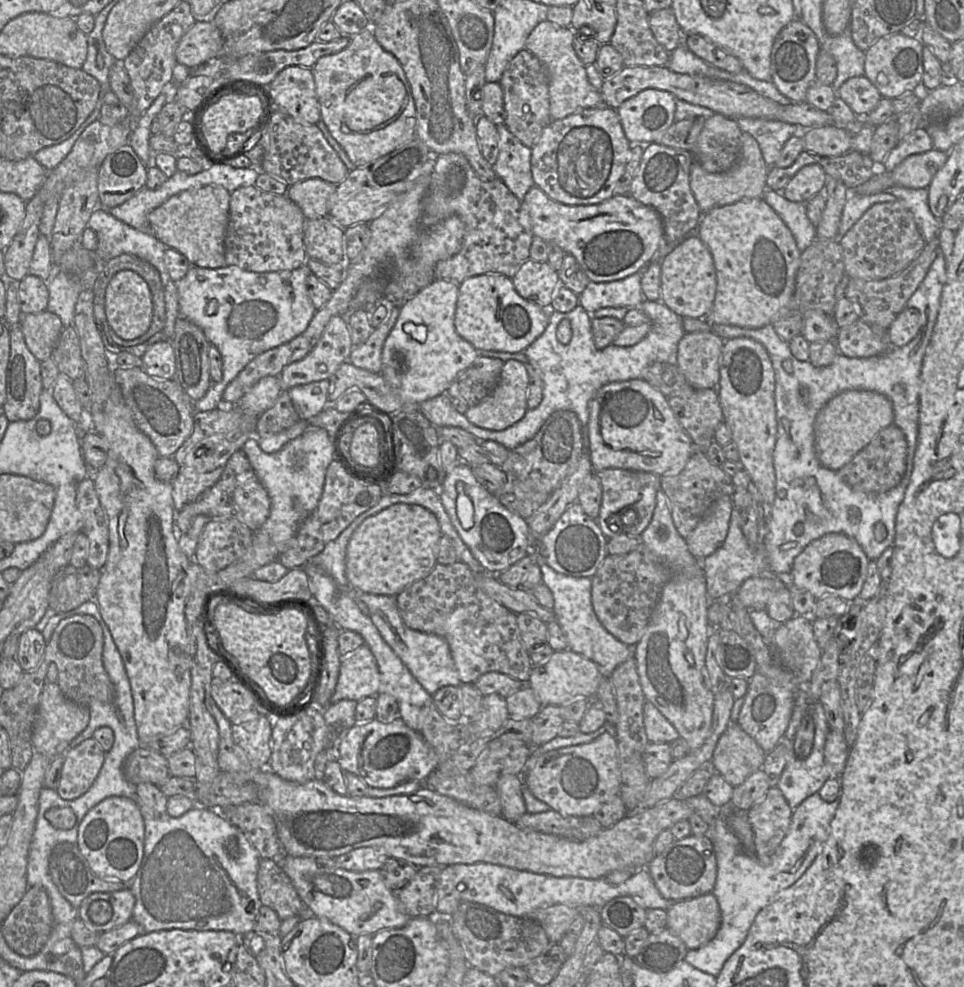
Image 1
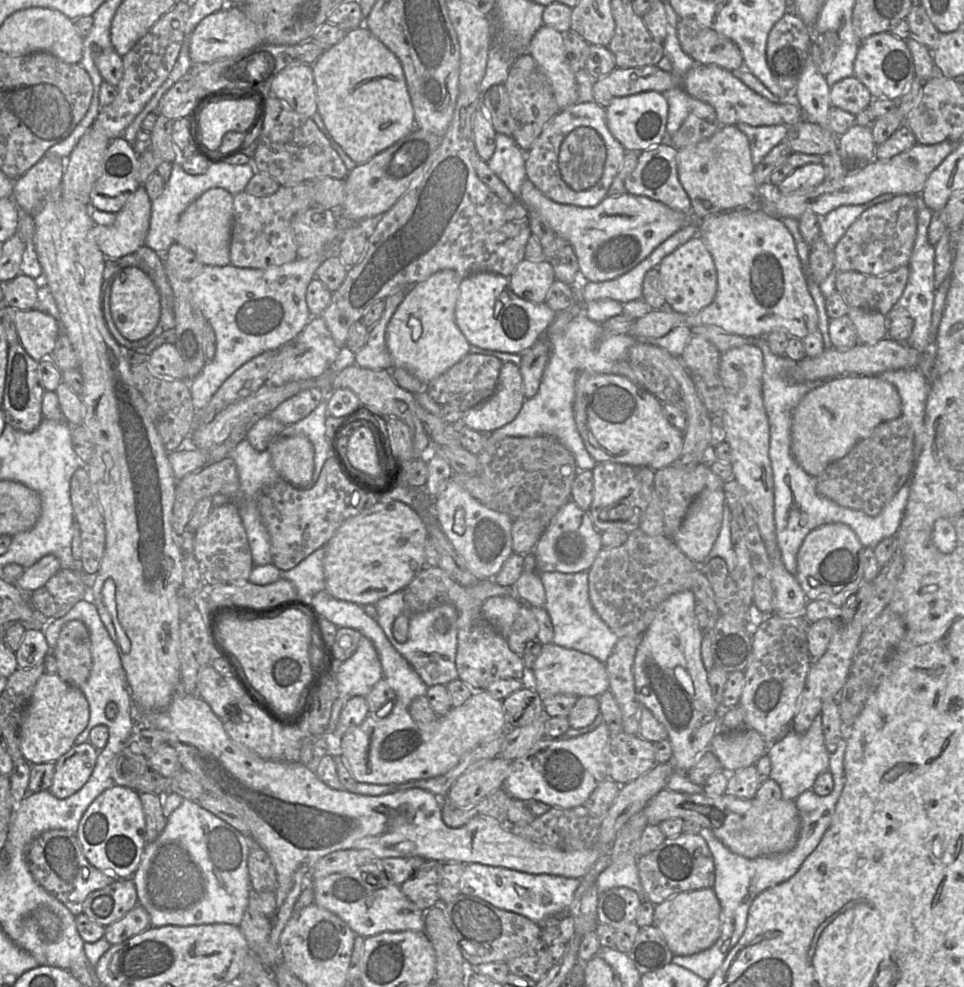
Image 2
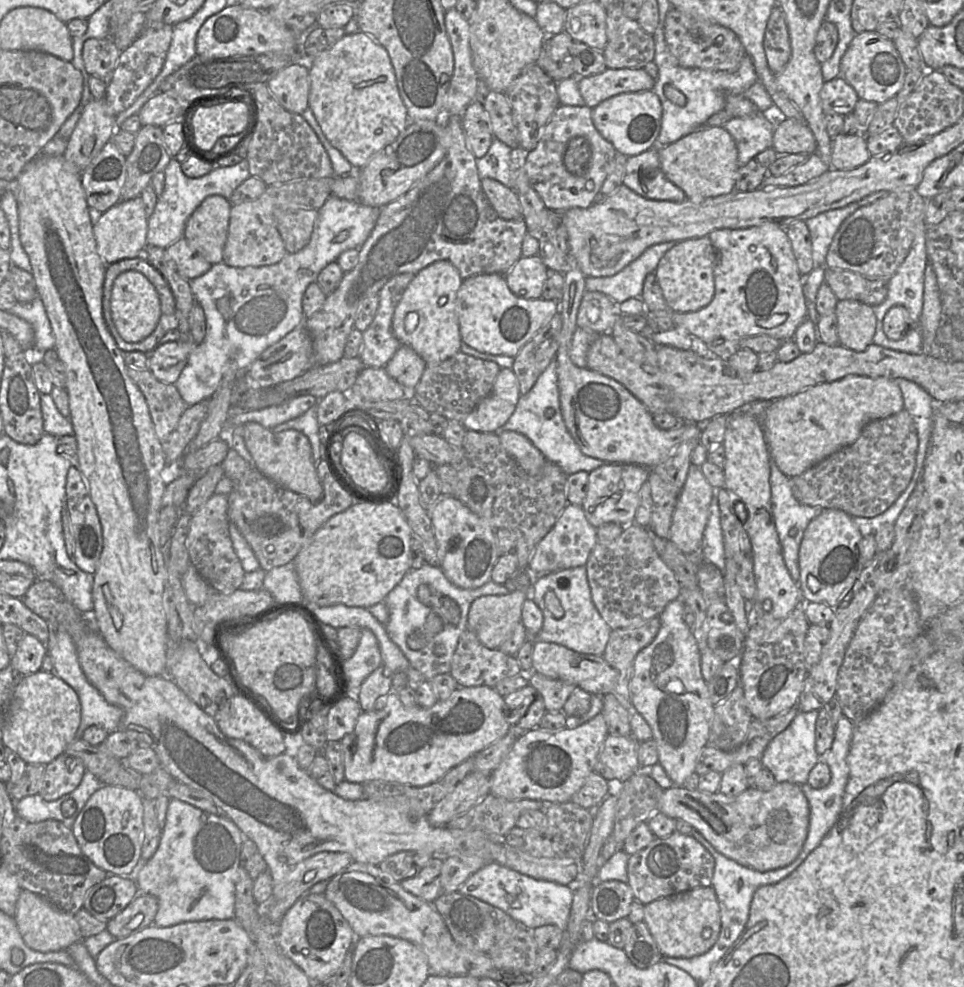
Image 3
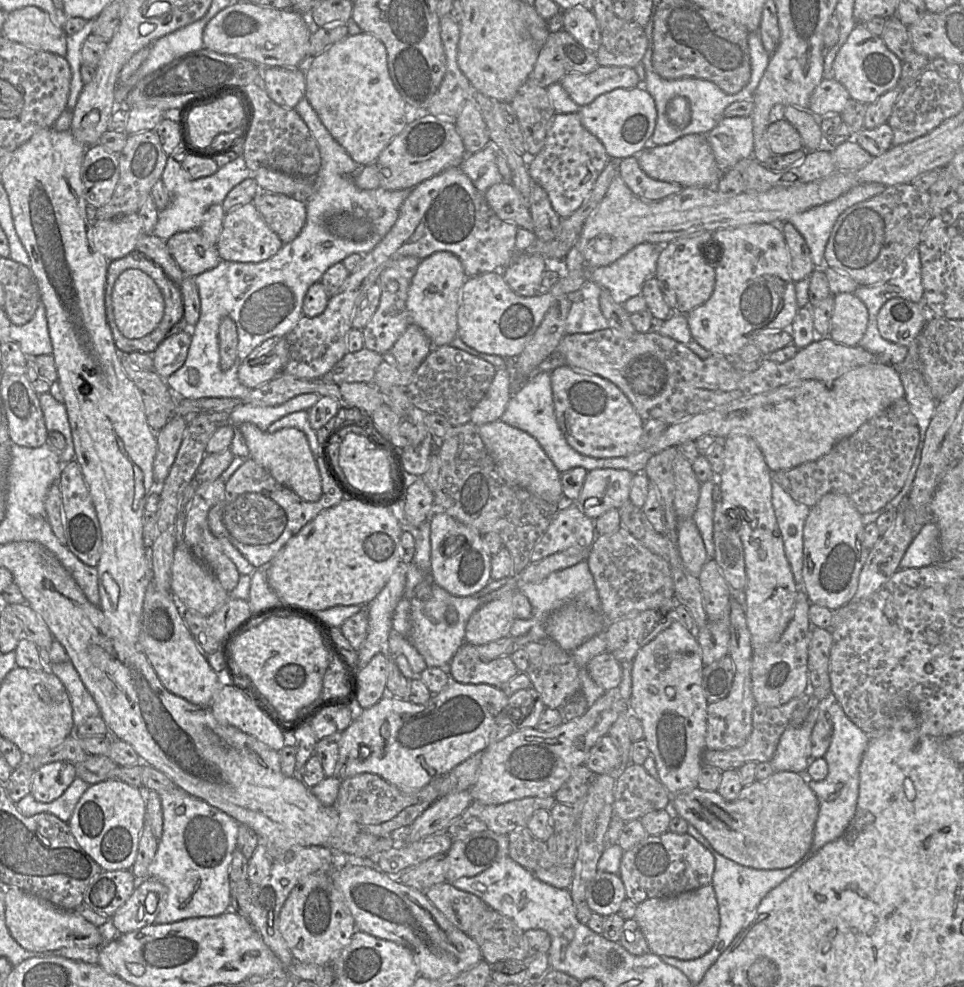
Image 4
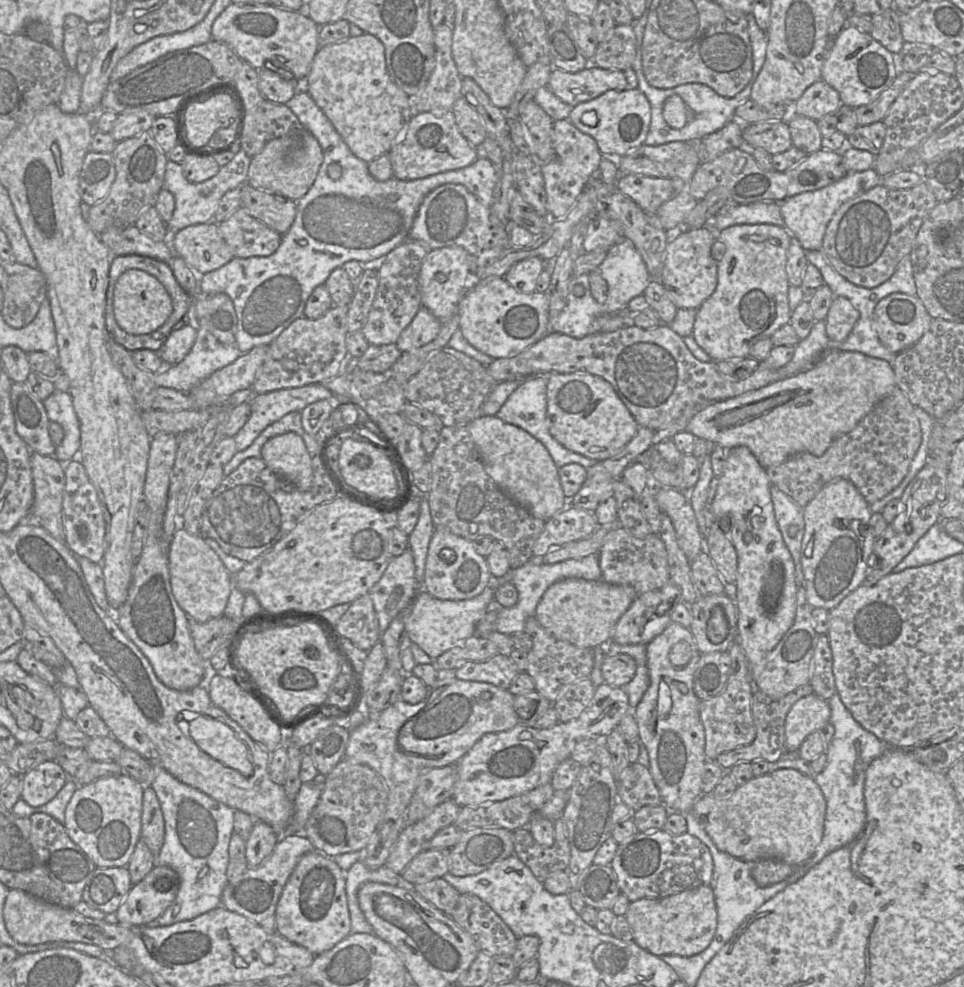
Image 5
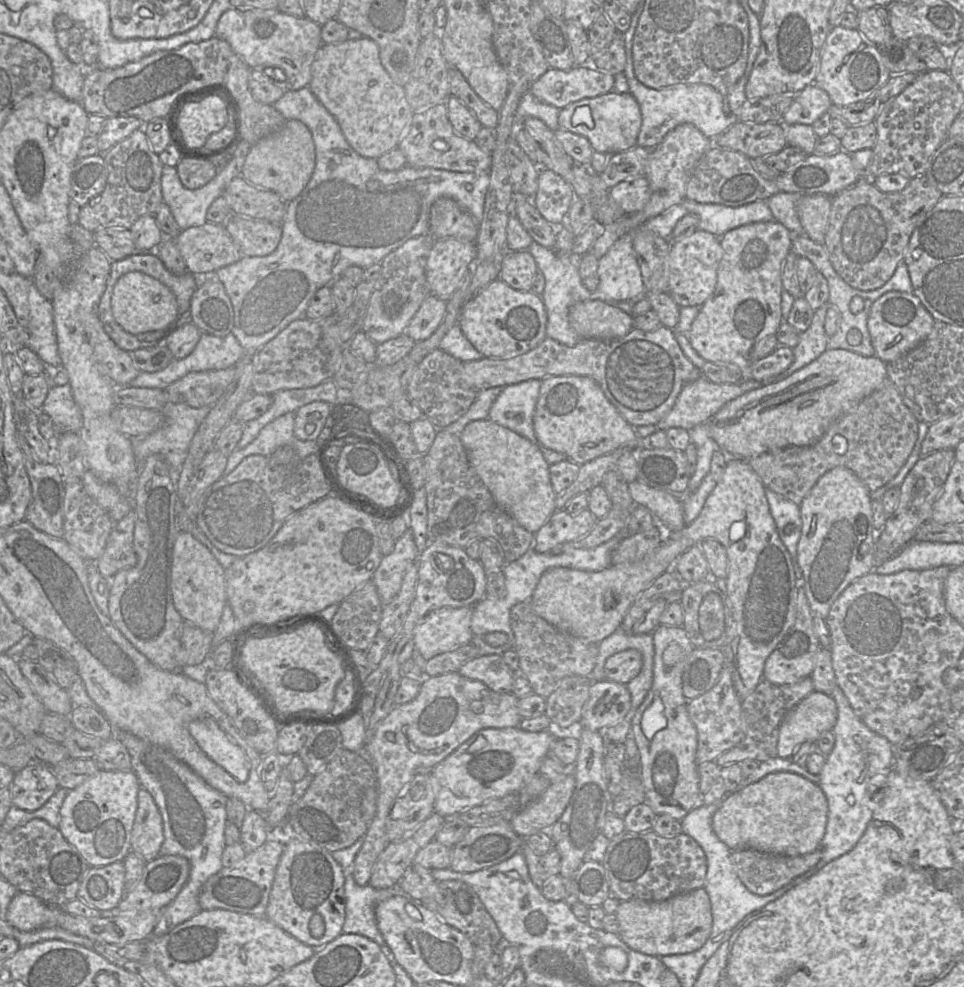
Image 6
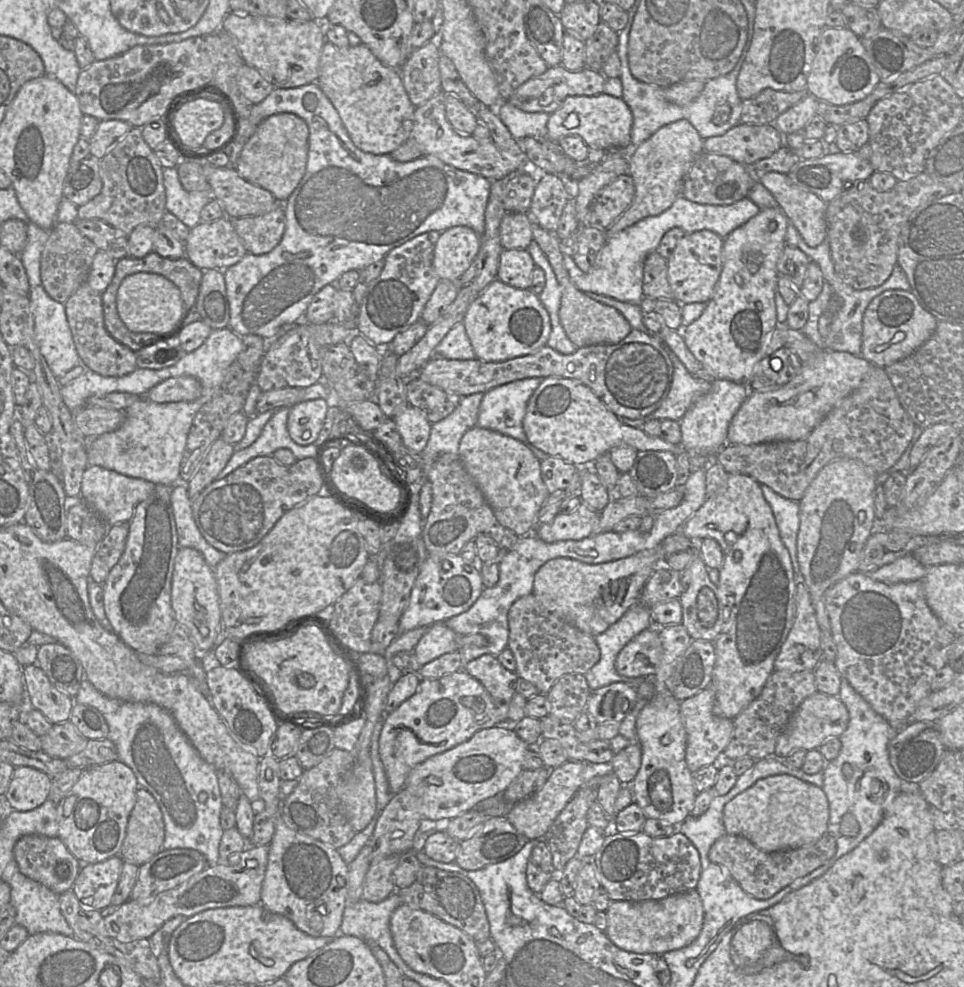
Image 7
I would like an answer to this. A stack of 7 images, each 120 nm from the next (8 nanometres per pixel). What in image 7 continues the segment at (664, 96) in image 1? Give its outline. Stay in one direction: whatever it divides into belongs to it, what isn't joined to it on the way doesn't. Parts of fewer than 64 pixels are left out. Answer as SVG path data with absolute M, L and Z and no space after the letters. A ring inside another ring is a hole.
M605 93L598 95L572 95L564 99L561 106L549 115L547 139L558 142L568 135L579 136L589 148L630 151L633 116L622 97Z

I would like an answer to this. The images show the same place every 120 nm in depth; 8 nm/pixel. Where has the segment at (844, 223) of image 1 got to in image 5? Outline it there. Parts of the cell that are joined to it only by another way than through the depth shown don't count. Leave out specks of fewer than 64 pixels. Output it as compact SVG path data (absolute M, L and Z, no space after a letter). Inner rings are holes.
M874 168L860 172L848 172L843 178L825 187L789 197L780 202L784 227L807 250L821 250L826 228L837 209L846 201L869 189L881 185L883 177Z

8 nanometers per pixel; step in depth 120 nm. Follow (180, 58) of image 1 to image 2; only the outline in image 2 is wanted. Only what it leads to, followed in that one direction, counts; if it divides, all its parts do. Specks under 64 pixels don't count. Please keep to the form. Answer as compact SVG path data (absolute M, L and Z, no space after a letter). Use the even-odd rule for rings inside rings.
M228 4L203 18L195 27L189 38L189 56L193 64L211 63L236 56L263 43L255 24L244 14L241 6Z

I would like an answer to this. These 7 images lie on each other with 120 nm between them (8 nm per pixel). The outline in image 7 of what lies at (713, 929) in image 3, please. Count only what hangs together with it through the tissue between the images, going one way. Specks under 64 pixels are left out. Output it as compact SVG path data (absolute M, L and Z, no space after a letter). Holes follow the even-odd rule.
M695 889L660 900L612 901L605 912L605 933L609 940L622 950L639 954L662 955L691 944L700 934L704 921L703 904Z

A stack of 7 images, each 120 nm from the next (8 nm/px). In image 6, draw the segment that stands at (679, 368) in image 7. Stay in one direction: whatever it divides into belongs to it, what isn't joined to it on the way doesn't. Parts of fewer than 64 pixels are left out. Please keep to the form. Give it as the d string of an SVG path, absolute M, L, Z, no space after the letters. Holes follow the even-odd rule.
M701 376L684 385L673 408L662 420L654 425L635 427L635 431L642 439L647 439L654 432L666 431L669 428L678 427L690 430L699 424L707 422L728 402L765 384L766 383L760 383L751 378L744 378L736 384L715 384L704 376Z

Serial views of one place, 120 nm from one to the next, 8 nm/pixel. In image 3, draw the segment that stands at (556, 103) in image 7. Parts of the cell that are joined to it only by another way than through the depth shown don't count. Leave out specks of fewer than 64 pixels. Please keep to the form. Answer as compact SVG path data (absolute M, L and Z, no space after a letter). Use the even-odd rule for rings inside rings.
M607 68L602 73L578 78L579 92L590 108L620 93L652 90L654 84L655 79L643 68Z

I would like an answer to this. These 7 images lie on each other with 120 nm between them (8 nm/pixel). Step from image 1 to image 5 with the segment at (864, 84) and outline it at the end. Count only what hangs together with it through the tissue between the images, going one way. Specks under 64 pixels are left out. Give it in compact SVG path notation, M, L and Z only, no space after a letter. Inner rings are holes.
M820 79L809 86L794 102L791 114L819 121L824 116L835 114L841 107L840 95L832 86Z

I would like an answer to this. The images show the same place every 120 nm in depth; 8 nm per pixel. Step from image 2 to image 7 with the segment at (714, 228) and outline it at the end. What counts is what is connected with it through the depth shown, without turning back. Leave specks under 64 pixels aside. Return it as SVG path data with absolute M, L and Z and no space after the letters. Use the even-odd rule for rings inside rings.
M779 207L763 208L756 216L724 238L722 272L712 297L698 319L687 327L680 326L676 330L684 338L693 356L715 380L724 379L747 384L757 363L766 356L766 341L778 325L775 305L775 291L779 278L777 262L787 245L788 222L788 218Z

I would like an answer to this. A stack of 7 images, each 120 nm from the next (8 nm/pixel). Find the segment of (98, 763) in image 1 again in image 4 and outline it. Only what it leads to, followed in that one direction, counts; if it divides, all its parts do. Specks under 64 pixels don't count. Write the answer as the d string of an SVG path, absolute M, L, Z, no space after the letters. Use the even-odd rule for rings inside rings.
M55 761L36 769L30 794L43 803L50 803L59 798L76 778L74 765Z

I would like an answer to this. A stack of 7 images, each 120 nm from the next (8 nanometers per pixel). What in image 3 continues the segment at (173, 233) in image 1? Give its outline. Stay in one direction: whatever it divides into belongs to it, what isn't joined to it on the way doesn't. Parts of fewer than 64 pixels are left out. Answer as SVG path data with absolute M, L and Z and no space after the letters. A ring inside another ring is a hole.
M221 195L203 200L187 220L184 238L206 261L223 262L232 204Z

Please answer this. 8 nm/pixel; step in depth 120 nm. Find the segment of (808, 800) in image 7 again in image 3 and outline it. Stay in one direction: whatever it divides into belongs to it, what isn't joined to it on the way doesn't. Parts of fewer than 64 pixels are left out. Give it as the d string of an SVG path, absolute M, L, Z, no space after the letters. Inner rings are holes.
M779 782L768 791L748 787L737 796L705 793L691 784L664 790L659 812L688 822L721 854L738 864L765 872L791 864L808 835L810 807L801 785Z

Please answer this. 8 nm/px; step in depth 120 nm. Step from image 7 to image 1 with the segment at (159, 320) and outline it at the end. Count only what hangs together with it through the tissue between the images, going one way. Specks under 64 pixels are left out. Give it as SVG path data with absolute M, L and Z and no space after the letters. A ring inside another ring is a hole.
M132 270L117 272L110 280L105 295L105 313L110 328L123 340L134 340L145 334L152 321L152 297L147 282Z

